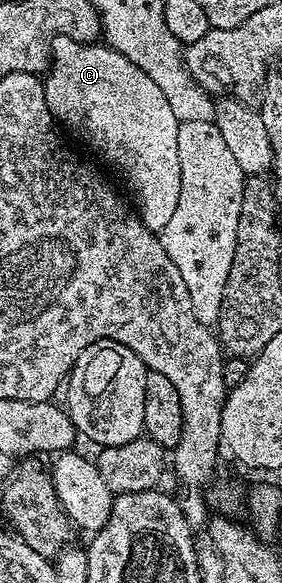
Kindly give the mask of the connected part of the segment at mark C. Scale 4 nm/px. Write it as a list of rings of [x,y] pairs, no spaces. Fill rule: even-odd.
[[[64,34],[51,42],[43,91],[51,113],[64,127],[80,130],[103,149],[105,161],[119,166],[135,189],[139,217],[149,229],[162,232],[173,217],[177,200],[181,200],[181,160],[177,156],[180,122],[173,116],[165,92],[121,51],[106,44],[74,42]]]

